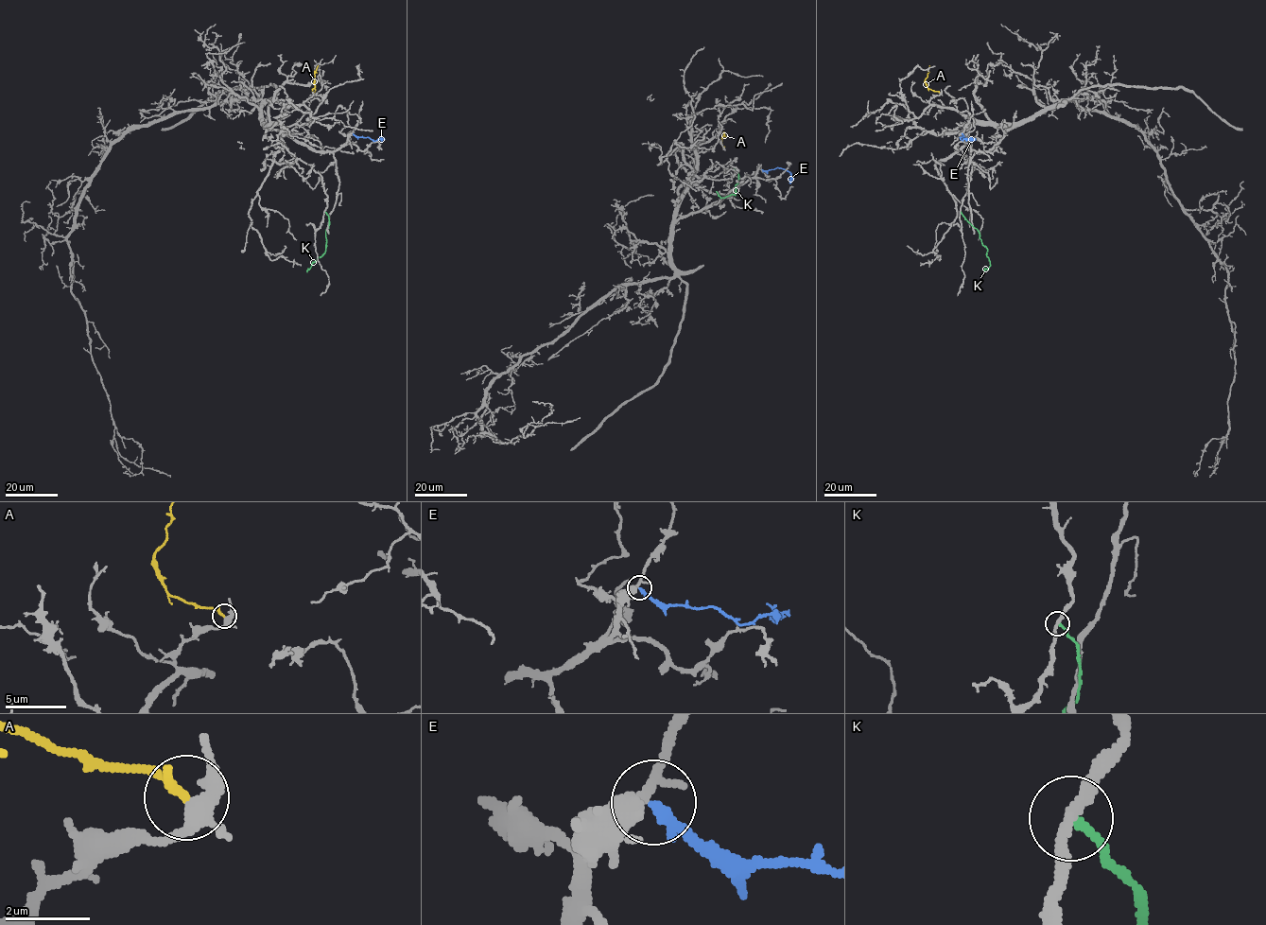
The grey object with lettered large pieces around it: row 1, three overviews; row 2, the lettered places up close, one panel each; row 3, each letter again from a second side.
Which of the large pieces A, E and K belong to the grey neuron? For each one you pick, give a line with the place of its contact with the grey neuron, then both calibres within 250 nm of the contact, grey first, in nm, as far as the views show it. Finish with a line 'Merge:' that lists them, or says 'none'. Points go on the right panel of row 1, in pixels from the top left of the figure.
A: contact (940, 93); calibres 320 and 240 nm
Merge: A

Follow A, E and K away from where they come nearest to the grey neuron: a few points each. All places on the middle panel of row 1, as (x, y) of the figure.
A: (722, 148), (723, 132), (727, 137)
E: (762, 169), (785, 169), (790, 173), (791, 183)
K: (734, 168), (737, 171), (738, 182), (735, 185), (735, 195), (720, 198), (716, 191)

